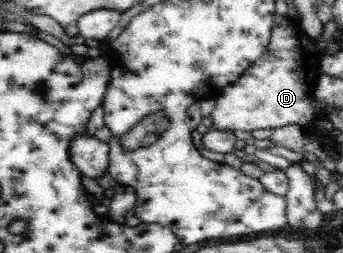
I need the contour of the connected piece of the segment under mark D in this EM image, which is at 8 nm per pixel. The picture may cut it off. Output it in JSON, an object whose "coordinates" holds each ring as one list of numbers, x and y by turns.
{"coordinates":[[277,16,270,35,270,40,263,55,255,62,237,81,231,86,221,89,213,97,215,107,210,113,210,129,215,131,257,131,257,129,277,129,284,125,299,123,309,136,313,135,311,127,311,98,314,97,315,82,320,76,317,71,318,61,322,53,317,51,314,46,313,38,310,38,302,29,297,21,290,20,288,17]]}

